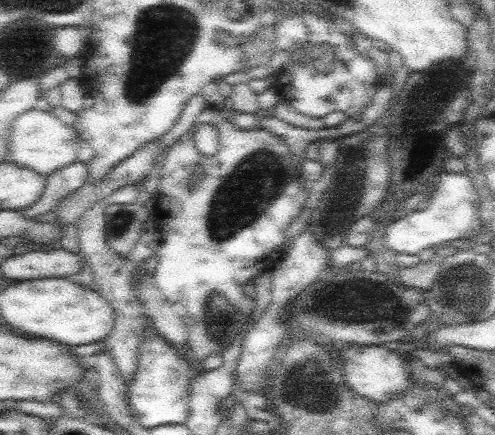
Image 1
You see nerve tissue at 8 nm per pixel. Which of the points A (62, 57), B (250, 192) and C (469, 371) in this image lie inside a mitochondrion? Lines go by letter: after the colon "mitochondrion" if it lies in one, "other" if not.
A: other
B: mitochondrion
C: other

